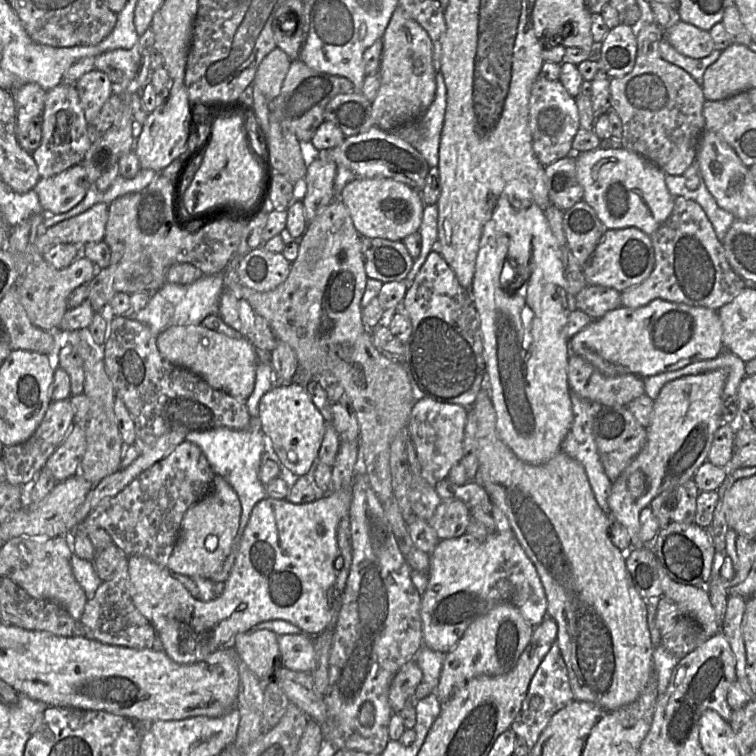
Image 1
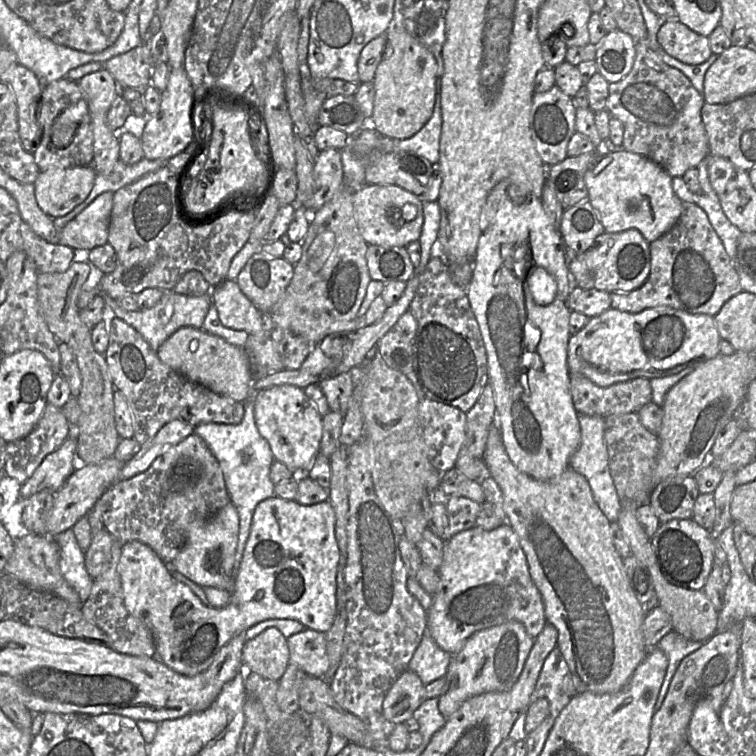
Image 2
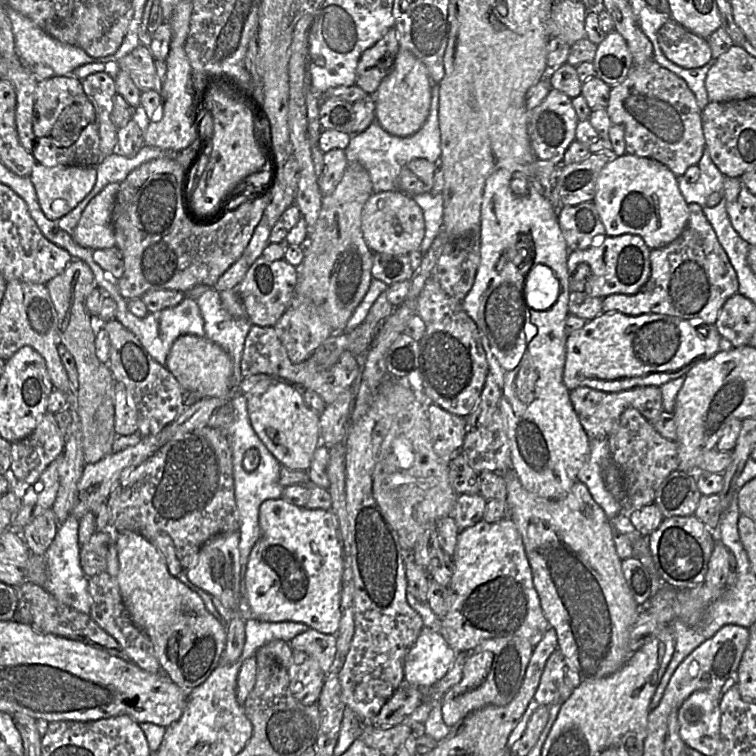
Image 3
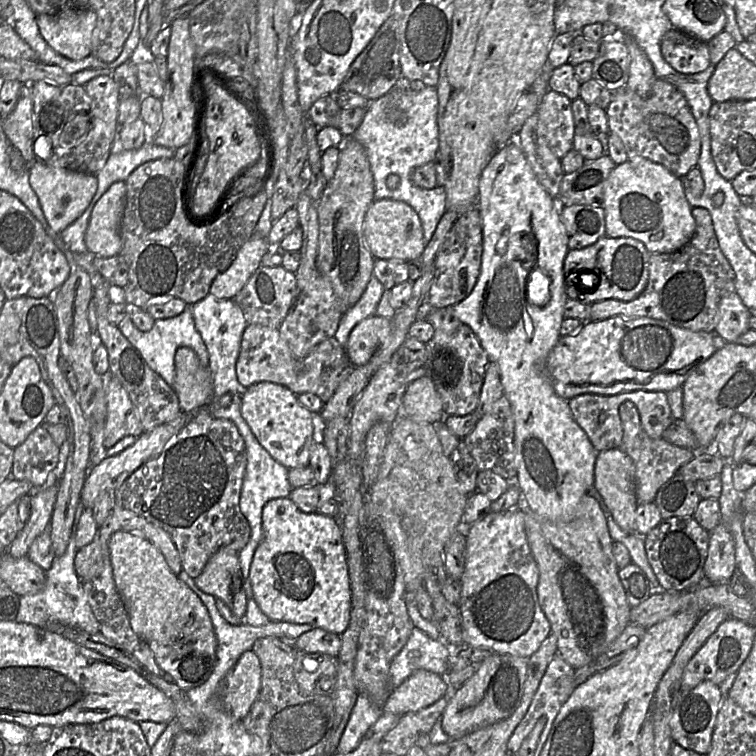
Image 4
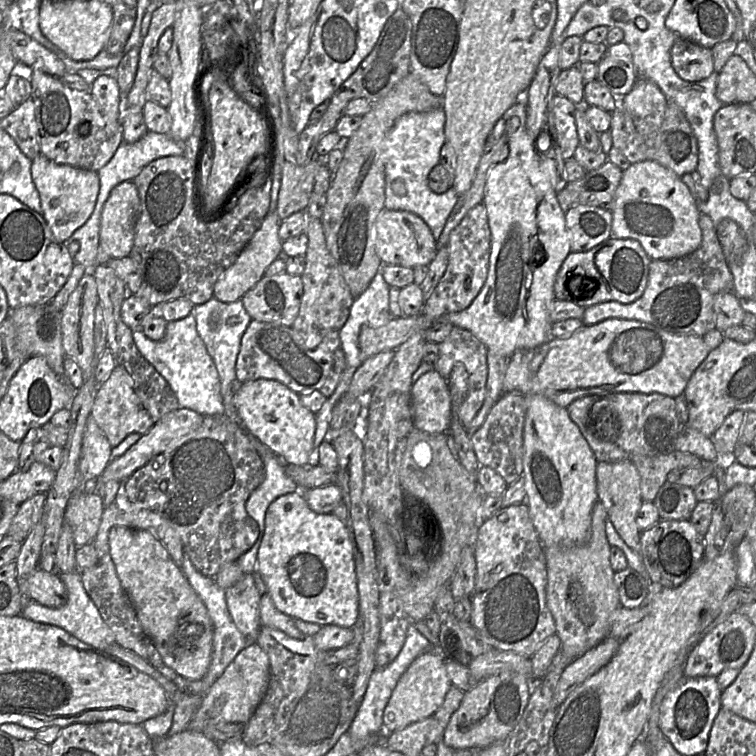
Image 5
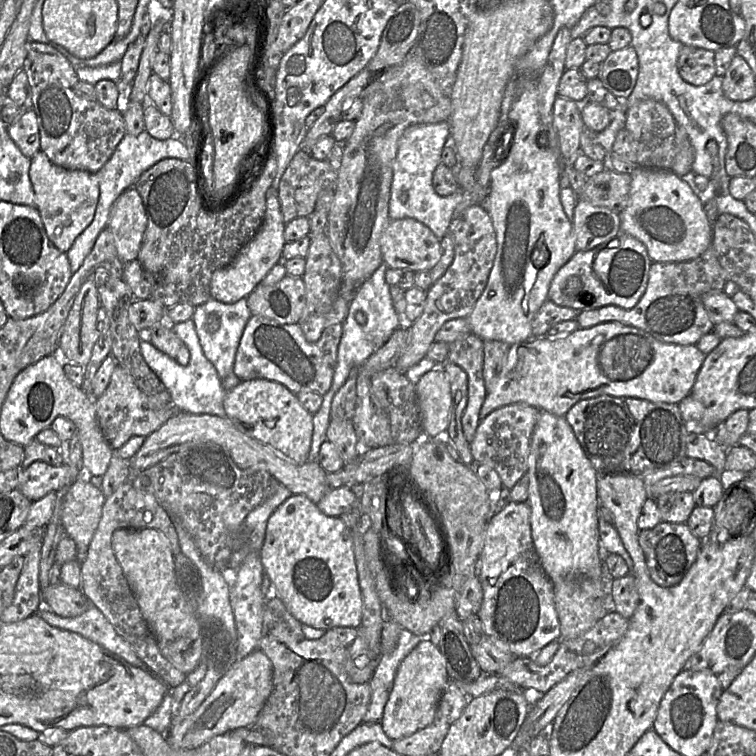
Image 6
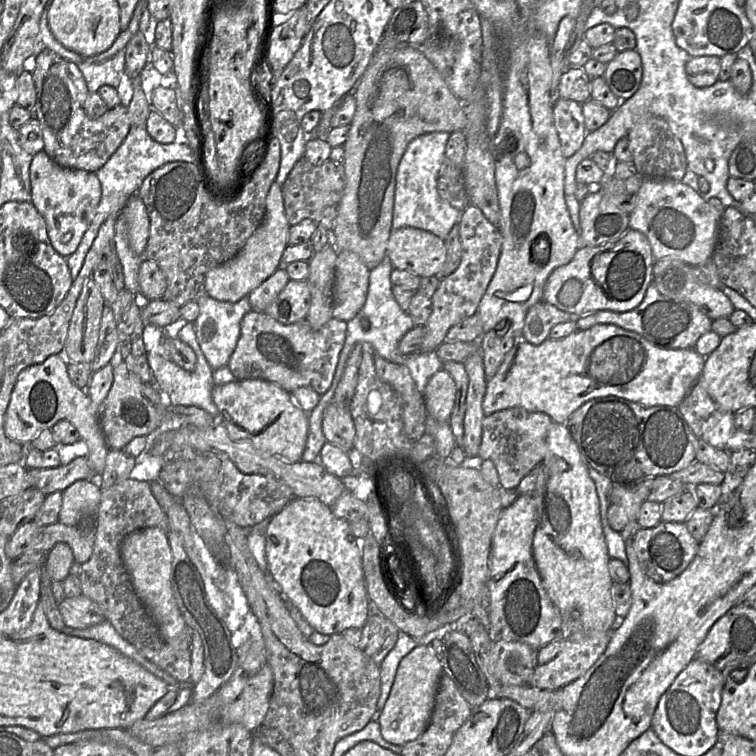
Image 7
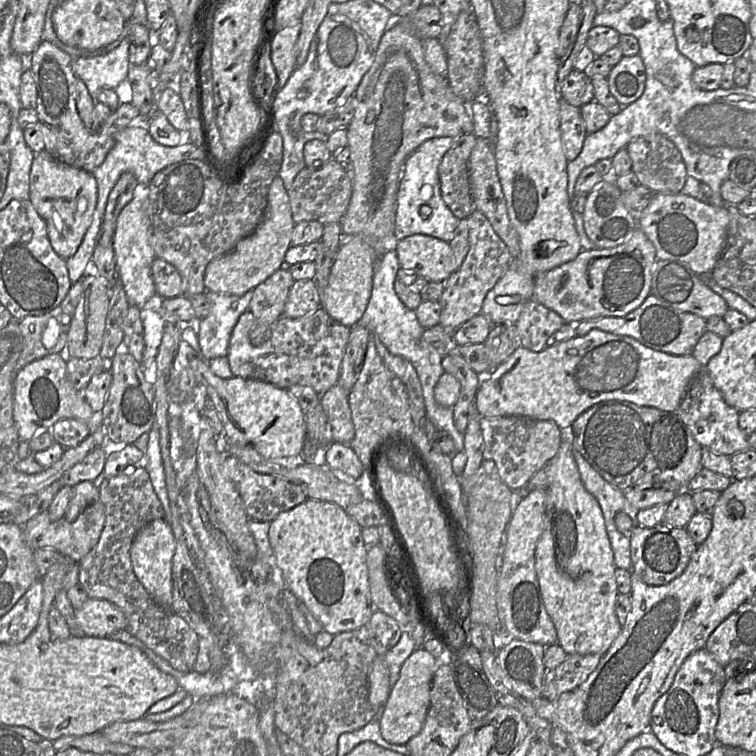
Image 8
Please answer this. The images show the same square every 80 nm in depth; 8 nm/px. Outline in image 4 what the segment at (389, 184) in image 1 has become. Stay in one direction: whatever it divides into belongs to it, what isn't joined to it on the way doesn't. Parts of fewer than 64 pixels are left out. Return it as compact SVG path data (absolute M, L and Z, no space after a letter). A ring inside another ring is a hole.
M392 199L374 200L363 223L365 243L375 259L410 261L420 258L425 250L421 220L407 203Z

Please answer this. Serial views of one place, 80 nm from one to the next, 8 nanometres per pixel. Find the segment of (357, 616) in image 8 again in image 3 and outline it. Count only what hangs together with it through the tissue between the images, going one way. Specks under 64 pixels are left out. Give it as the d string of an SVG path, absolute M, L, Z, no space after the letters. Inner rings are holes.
M283 497L267 499L259 508L261 536L253 546L244 576L245 598L254 619L306 624L336 635L341 611L343 553L331 510L296 506Z

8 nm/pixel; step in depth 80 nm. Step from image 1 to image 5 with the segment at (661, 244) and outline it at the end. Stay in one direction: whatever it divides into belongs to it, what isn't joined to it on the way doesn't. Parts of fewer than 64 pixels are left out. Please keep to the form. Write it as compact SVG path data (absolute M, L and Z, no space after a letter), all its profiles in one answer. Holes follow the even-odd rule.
M701 213L699 226L702 241L693 252L678 258L653 259L649 263L648 282L643 294L630 304L616 301L585 308L583 325L593 325L609 318L636 320L654 325L674 334L703 337L715 328L714 296L733 292L732 275L727 266L715 226L711 218Z

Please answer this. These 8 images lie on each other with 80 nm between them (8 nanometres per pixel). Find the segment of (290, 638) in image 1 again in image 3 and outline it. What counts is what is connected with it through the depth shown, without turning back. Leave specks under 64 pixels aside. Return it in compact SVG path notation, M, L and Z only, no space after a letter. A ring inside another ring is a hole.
M309 628L295 636L289 644L293 651L305 652L314 658L323 672L328 674L337 651L335 635Z

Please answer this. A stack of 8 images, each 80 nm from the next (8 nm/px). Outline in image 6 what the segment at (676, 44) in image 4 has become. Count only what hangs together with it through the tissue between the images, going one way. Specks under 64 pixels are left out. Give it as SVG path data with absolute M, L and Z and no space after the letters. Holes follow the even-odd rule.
M683 45L678 57L678 71L684 81L701 86L716 75L714 52Z

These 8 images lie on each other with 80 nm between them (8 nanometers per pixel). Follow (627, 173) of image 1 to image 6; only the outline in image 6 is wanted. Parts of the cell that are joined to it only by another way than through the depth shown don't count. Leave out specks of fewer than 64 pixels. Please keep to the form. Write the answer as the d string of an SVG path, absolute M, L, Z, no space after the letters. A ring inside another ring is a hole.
M635 165L625 208L620 212L621 233L640 240L653 262L684 262L712 246L712 225L701 200L690 186L670 170Z

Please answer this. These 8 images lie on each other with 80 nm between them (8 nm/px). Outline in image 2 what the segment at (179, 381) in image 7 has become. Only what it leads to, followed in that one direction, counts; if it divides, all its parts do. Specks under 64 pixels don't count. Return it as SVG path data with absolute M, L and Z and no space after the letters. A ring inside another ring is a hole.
M172 290L165 291L160 301L149 309L138 309L136 311L128 311L120 307L116 300L102 295L106 302L105 317L112 315L123 320L134 329L136 329L155 352L175 331L182 327L194 327L203 329L203 322L213 303L211 294L202 296L188 296L176 293Z

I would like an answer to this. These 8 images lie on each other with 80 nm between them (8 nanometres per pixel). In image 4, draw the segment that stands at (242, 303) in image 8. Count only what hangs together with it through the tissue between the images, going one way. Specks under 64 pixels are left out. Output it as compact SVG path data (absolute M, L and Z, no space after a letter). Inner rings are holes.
M209 293L191 307L195 327L203 339L209 355L213 397L219 399L226 394L242 394L246 388L238 382L236 362L240 352L242 335L248 323L239 305L234 299L219 299Z

